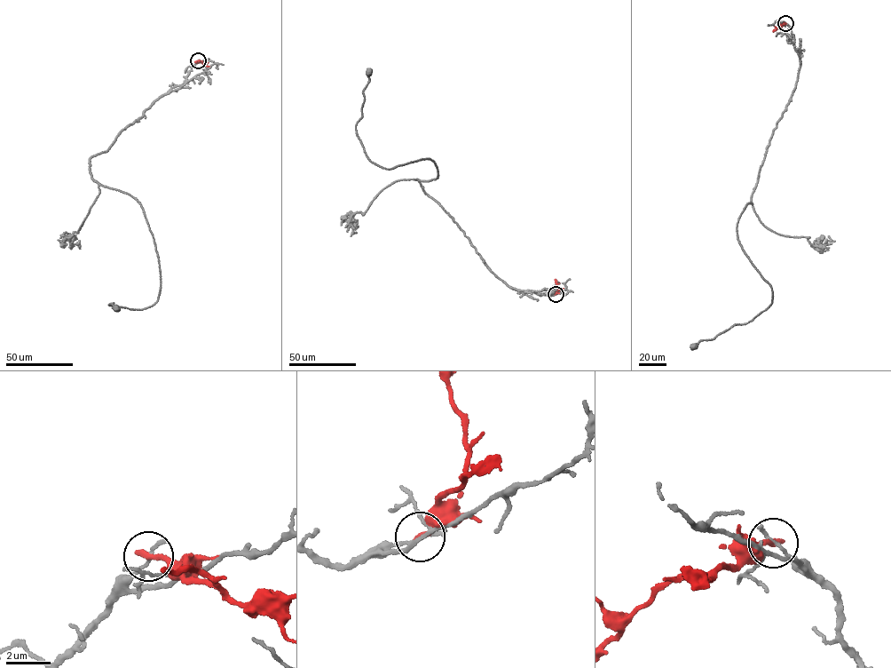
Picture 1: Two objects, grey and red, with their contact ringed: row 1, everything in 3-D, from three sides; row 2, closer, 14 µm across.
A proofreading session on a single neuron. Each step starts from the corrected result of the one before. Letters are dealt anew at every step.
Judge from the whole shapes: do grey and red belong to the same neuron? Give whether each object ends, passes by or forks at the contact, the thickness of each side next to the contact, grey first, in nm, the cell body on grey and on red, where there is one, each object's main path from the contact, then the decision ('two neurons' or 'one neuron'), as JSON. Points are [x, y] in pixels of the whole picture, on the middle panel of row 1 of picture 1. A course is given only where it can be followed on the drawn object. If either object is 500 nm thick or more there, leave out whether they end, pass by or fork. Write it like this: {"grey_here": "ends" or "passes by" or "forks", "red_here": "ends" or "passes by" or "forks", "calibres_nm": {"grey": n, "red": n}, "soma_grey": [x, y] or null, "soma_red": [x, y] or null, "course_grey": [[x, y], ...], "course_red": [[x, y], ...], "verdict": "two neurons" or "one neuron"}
{"grey_here": "ends", "red_here": "ends", "calibres_nm": {"grey": 170, "red": 300}, "soma_grey": [368, 72], "soma_red": null, "course_grey": [[555, 294], [492, 272], [416, 178], [437, 178], [433, 161], [368, 158], [355, 127], [368, 71]], "course_red": [[555, 294], [558, 290], [555, 279]], "verdict": "two neurons"}

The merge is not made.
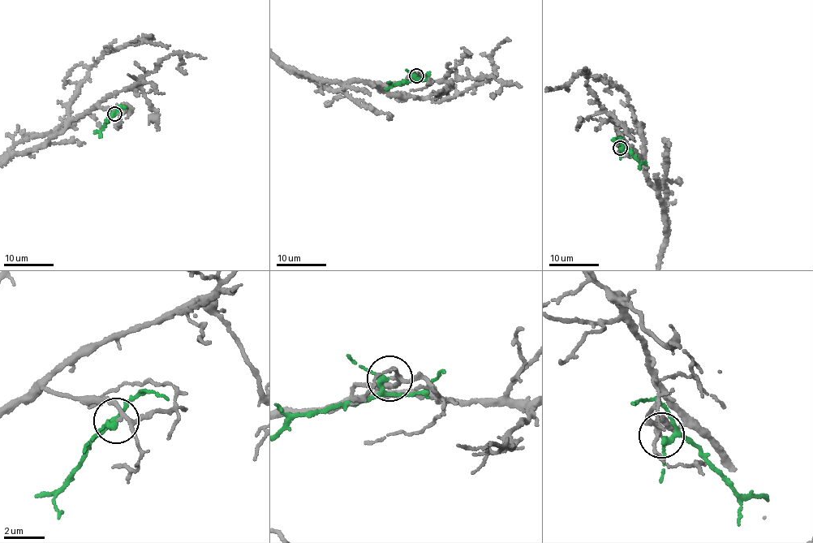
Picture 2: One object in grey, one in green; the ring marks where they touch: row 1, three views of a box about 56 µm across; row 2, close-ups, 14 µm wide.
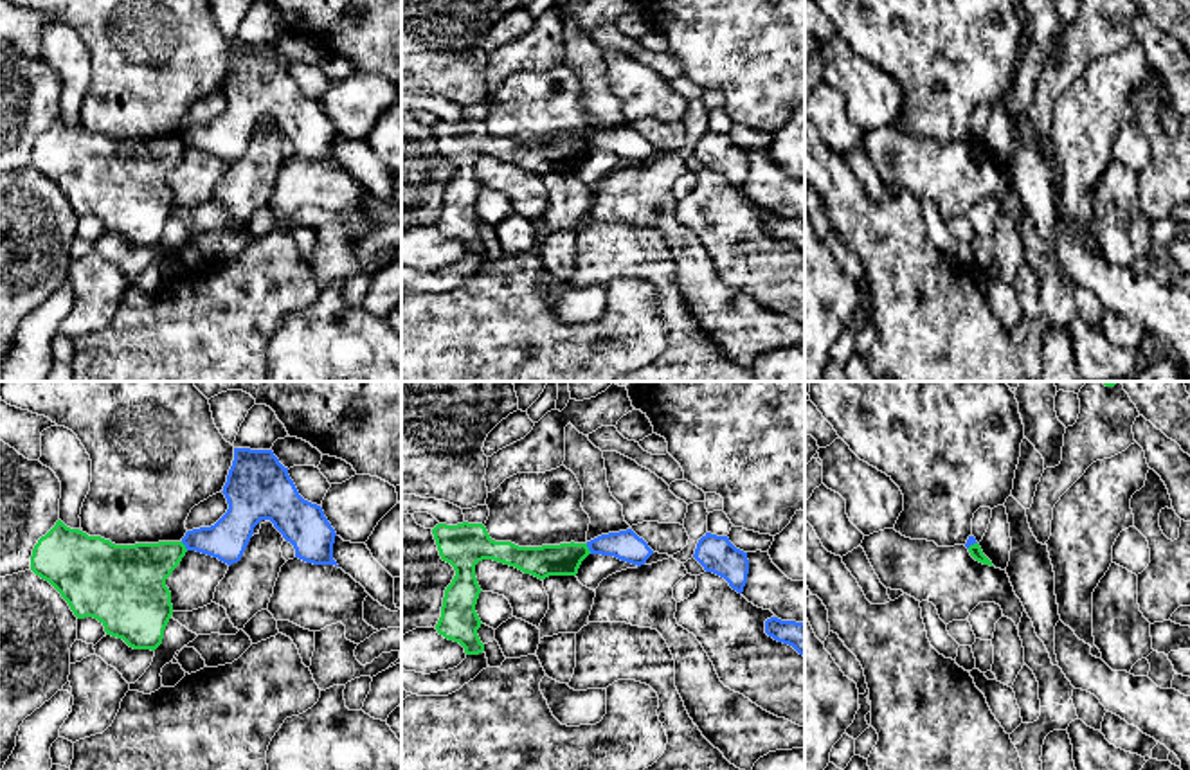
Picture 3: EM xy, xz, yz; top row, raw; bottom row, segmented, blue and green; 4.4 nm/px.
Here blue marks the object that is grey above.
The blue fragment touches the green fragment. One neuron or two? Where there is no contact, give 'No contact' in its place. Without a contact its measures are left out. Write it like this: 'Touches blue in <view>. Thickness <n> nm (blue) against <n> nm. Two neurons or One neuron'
Touches blue in xz. Thickness 140 nm (blue) against 140 nm. Two neurons

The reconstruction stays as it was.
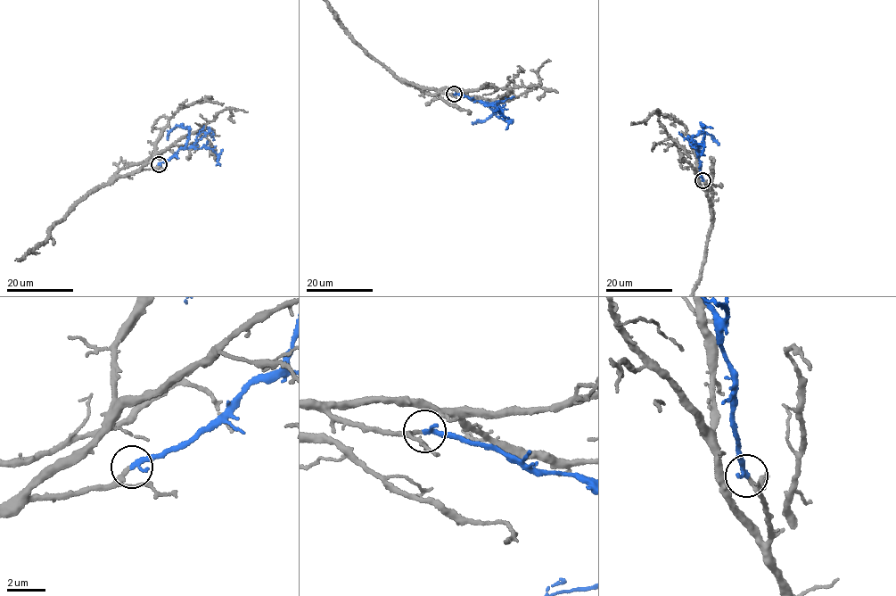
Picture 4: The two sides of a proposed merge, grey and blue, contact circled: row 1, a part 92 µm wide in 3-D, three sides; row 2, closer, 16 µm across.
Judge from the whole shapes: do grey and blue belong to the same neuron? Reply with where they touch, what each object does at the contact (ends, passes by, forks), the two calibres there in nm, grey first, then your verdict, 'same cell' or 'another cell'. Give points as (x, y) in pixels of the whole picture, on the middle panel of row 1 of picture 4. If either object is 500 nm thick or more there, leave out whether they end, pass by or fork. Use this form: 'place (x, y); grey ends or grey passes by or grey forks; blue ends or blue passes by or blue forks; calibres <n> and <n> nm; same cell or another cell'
place (454, 94); grey passes by; blue ends; calibres 170 and 280 nm; same cell

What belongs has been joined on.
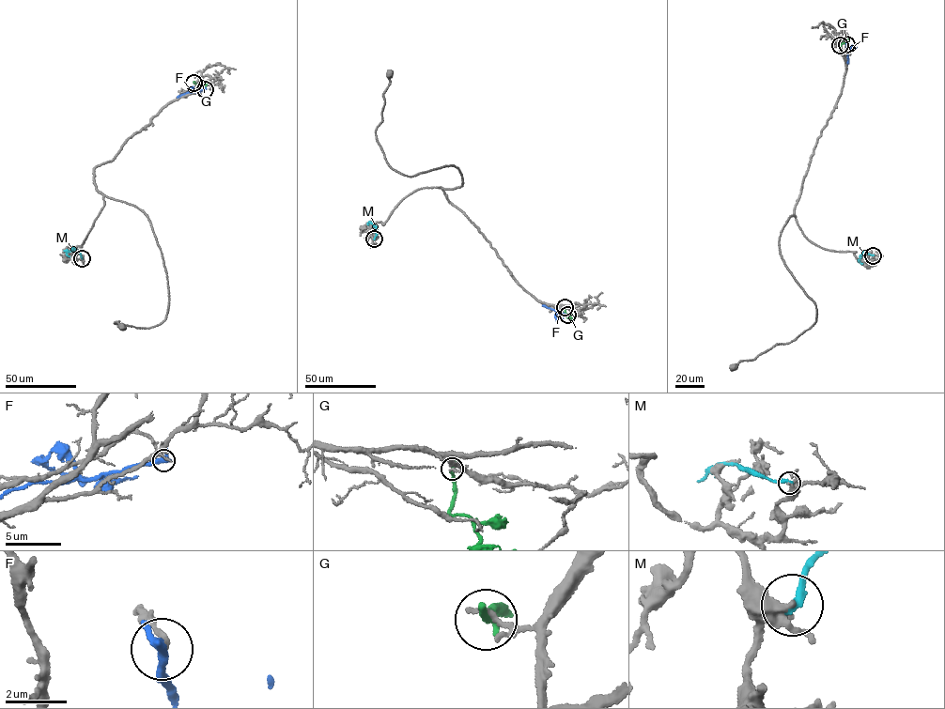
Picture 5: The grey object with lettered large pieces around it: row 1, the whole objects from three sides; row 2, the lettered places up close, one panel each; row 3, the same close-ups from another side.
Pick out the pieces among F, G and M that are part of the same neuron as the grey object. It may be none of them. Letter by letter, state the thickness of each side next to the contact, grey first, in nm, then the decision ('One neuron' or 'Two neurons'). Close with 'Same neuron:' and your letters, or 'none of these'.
F: Thickness 170 nm (grey) against 400 nm. Two neurons
G: Thickness 130 nm (grey) against 300 nm. Two neurons
M: Thickness 280 nm (grey) against 240 nm. Two neurons
Same neuron: none of these

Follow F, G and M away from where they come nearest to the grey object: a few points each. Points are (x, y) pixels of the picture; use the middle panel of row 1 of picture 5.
F: (567, 315), (542, 305)
G: (565, 307), (564, 313), (571, 320)
M: (374, 238), (376, 226), (369, 223), (368, 225)

